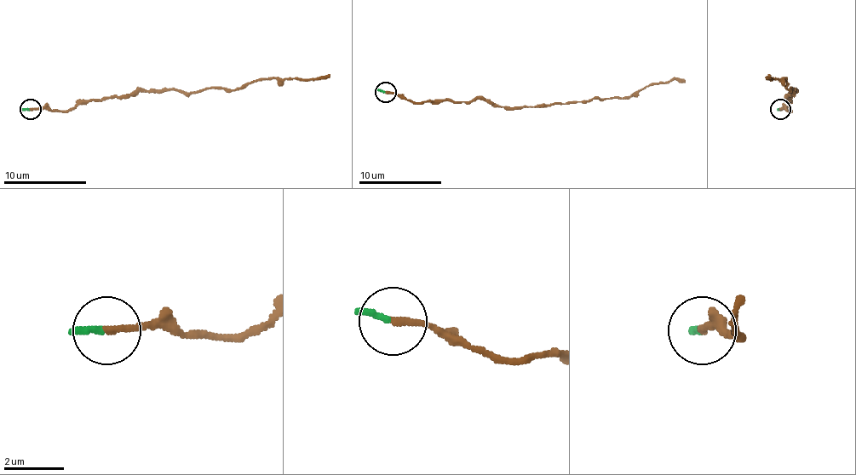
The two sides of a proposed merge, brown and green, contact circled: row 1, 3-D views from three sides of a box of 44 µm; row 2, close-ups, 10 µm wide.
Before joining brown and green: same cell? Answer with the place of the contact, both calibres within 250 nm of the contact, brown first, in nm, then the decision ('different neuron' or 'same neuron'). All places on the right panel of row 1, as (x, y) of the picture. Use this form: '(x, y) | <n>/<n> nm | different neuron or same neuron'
(780, 109) | 240/200 nm | different neuron

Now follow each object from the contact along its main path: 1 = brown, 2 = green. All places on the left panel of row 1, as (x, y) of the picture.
1: (30, 110), (69, 111), (79, 104), (156, 89), (188, 94), (213, 87), (234, 89), (262, 79), (329, 75)
2: (30, 110), (20, 110)

